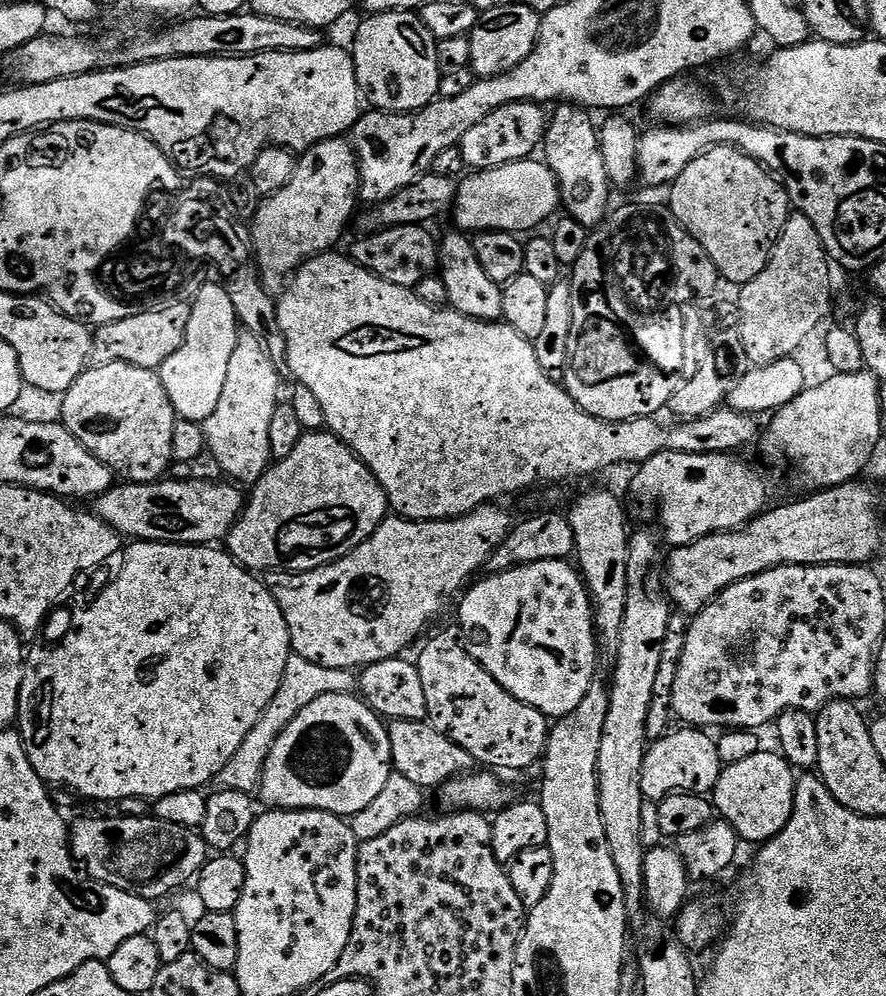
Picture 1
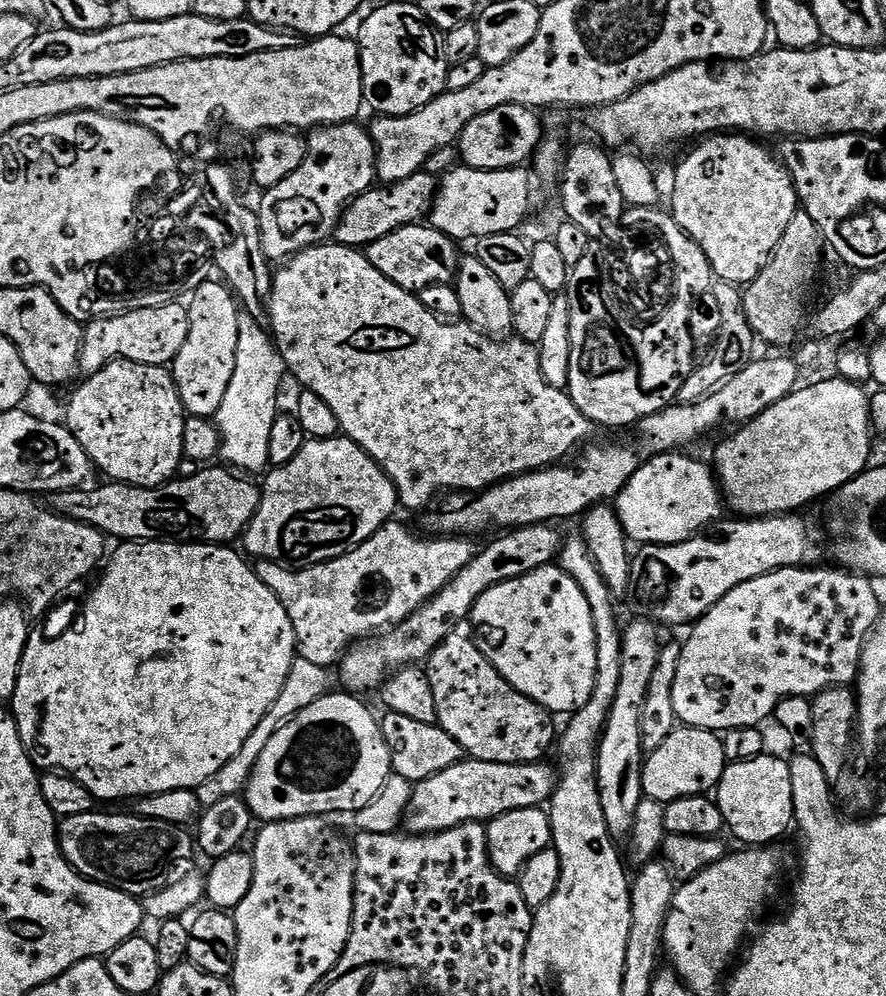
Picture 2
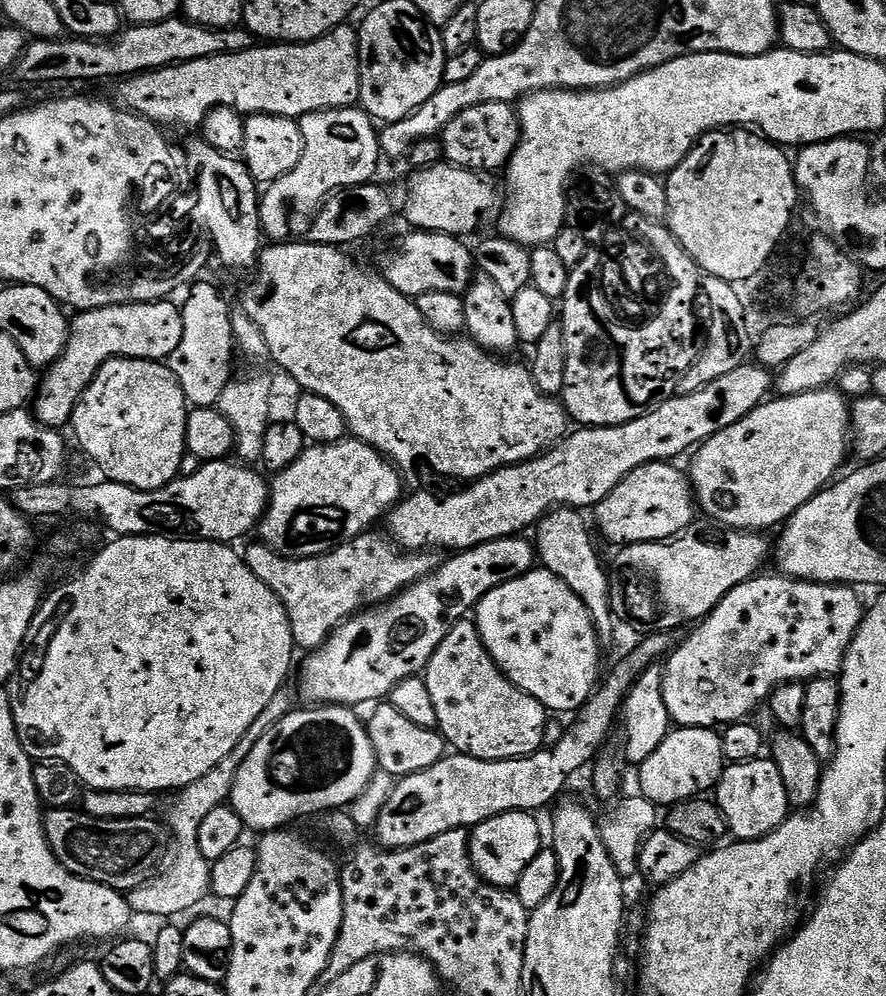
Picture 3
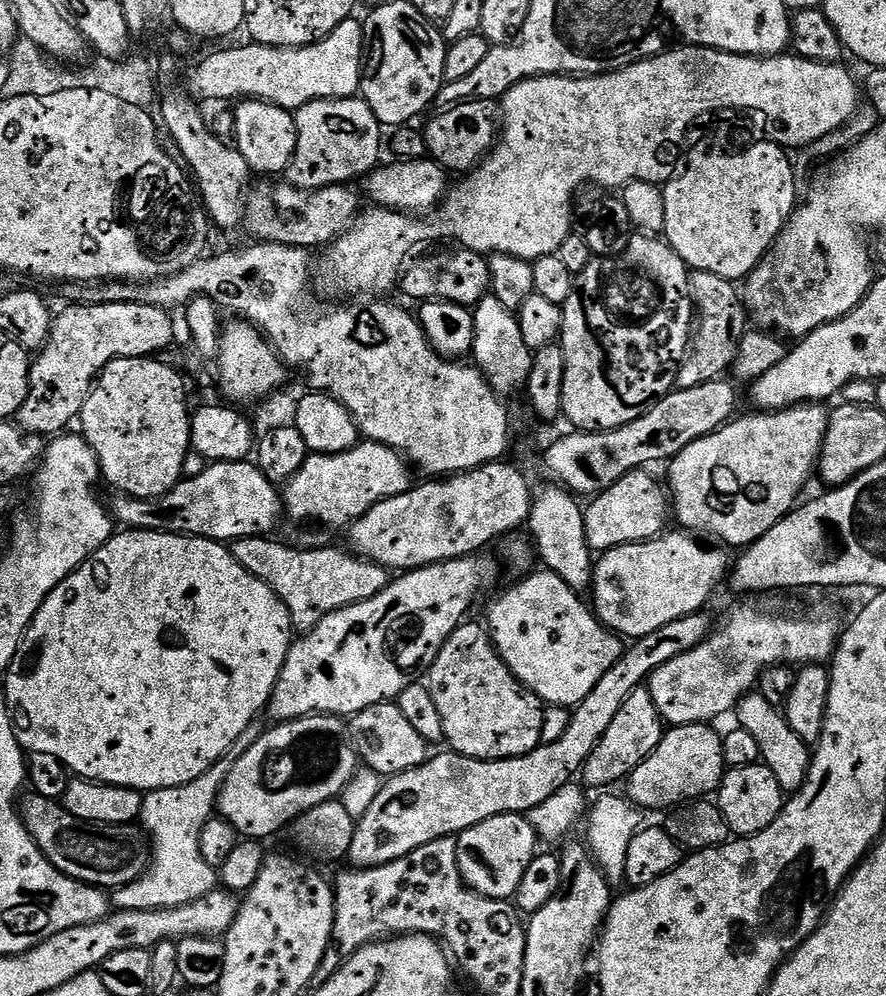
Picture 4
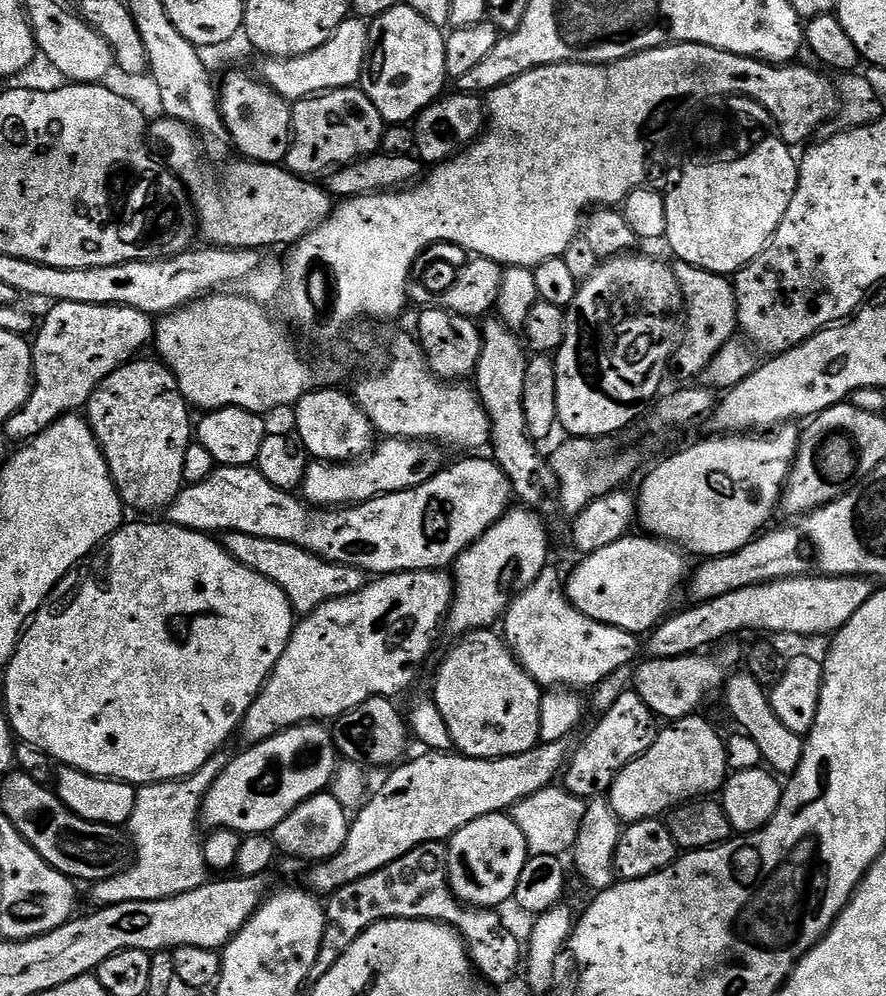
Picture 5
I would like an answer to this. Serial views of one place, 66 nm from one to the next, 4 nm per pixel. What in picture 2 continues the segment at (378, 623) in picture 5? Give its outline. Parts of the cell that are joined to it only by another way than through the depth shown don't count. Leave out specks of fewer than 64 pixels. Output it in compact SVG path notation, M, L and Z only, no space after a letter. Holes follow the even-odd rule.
M551 523L535 524L533 528L513 528L497 535L500 537L497 540L490 541L485 548L481 547L477 551L476 557L437 596L427 600L414 614L410 614L410 618L406 618L398 625L389 627L383 634L377 635L375 637L375 640L377 639L376 644L368 644L372 642L353 644L342 657L345 684L343 684L343 687L349 693L364 694L367 688L379 689L396 669L416 666L427 661L433 650L446 638L446 634L450 634L450 630L454 630L454 626L465 623L471 617L476 600L482 598L482 594L486 594L486 590L490 590L507 580L522 578L522 574L530 574L534 570L545 568L547 564L553 563L559 557L562 532L559 532L556 528L559 527L553 526Z

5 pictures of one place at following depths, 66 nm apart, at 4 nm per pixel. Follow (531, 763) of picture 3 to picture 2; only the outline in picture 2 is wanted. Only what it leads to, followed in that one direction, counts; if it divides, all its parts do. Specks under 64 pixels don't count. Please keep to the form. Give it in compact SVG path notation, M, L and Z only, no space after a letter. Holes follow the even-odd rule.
M465 758L413 787L402 824L412 834L445 832L459 824L487 822L514 810L538 808L551 801L557 779L557 769L548 762L499 764Z

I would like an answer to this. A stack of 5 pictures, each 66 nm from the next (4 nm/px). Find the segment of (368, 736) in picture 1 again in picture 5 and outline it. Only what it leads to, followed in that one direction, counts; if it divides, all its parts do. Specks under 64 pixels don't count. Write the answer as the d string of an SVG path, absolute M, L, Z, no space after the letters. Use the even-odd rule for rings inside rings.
M320 722L297 724L295 728L288 728L277 736L271 736L269 740L263 740L261 744L253 744L243 750L245 752L241 756L233 755L226 770L218 774L214 786L210 786L204 796L202 820L209 829L229 828L244 836L271 833L300 803L314 798L320 792L329 791L338 767L338 753L331 731Z

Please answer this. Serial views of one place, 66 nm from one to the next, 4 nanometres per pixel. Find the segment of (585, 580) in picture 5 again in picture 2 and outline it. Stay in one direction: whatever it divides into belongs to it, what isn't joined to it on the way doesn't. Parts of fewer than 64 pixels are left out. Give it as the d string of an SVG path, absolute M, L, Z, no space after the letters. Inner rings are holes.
M789 514L786 516L762 516L759 518L727 518L721 519L719 523L715 525L714 531L716 531L716 540L711 540L710 537L704 536L708 534L697 534L692 539L682 542L681 544L662 544L659 546L644 546L639 549L640 560L638 556L638 571L634 576L634 592L636 588L636 596L644 603L644 608L649 617L657 625L663 626L663 624L685 624L685 626L691 626L696 621L701 620L710 609L718 603L722 598L726 598L726 594L730 594L730 590L734 590L734 586L738 586L742 582L750 582L754 578L762 578L766 574L771 572L777 572L780 568L798 568L801 565L804 566L816 566L821 563L820 555L823 554L824 548L820 543L823 542L824 536L820 533L820 528L814 521L803 520L803 515Z

